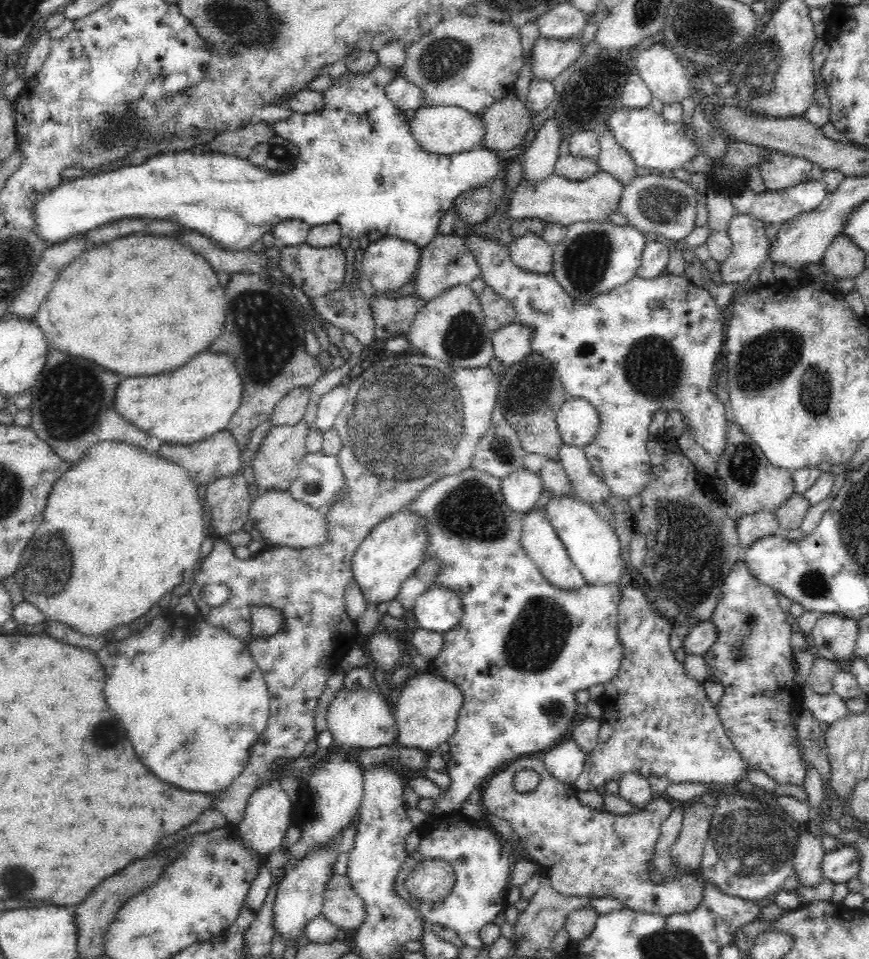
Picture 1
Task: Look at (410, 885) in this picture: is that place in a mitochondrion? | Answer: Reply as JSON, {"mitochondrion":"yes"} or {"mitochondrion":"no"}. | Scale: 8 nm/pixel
{"mitochondrion":"yes"}

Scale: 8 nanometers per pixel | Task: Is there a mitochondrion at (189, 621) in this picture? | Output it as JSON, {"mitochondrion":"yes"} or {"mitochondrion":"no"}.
{"mitochondrion":"no"}

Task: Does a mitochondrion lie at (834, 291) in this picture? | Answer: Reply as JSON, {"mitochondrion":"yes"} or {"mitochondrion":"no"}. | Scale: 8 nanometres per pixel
{"mitochondrion":"no"}

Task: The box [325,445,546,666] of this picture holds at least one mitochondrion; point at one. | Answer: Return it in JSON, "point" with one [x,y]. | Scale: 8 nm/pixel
{"point":[470,510]}

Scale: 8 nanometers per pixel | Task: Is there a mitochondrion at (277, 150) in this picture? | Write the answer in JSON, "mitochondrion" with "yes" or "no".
{"mitochondrion":"yes"}

